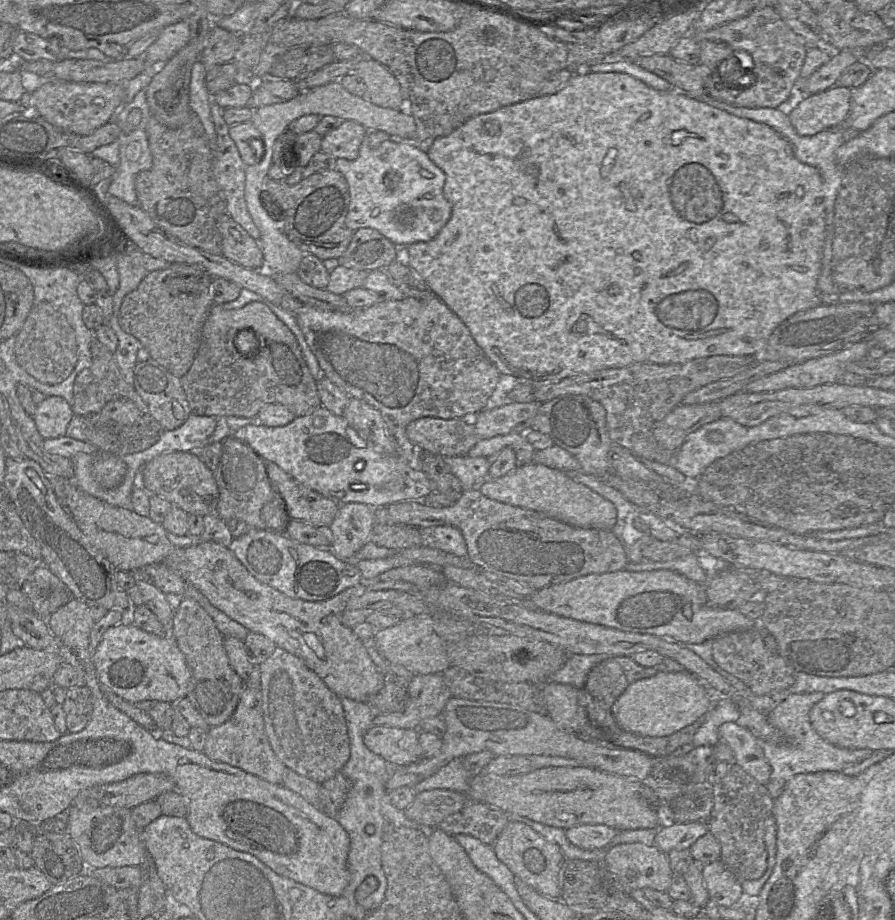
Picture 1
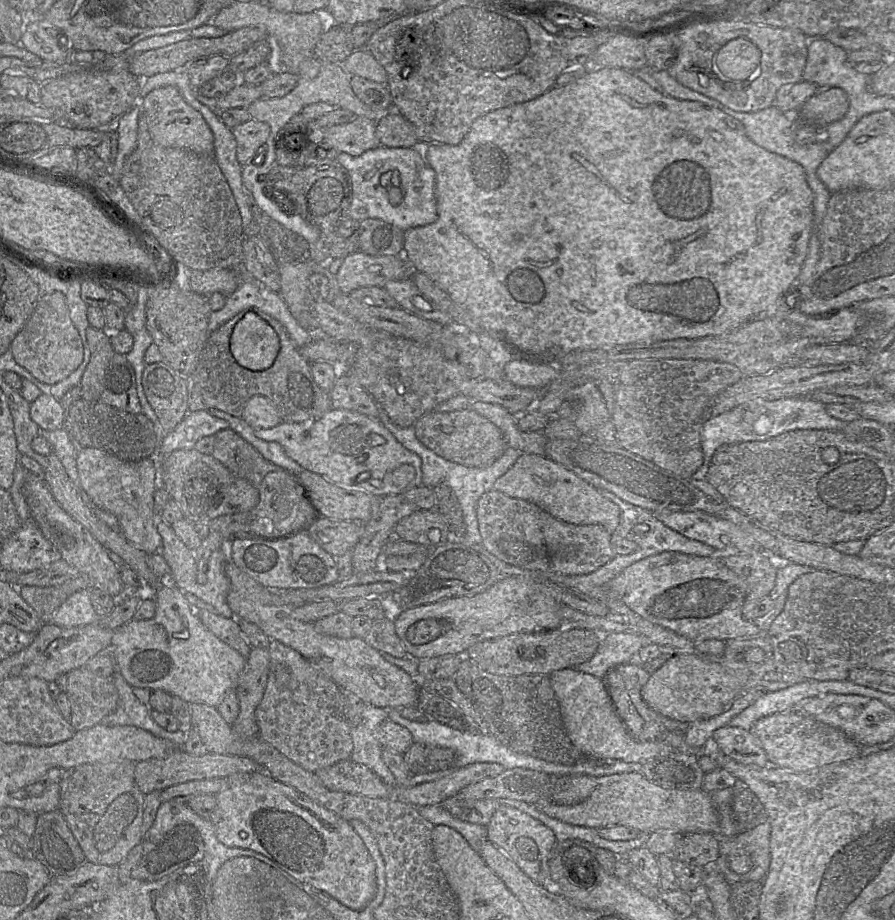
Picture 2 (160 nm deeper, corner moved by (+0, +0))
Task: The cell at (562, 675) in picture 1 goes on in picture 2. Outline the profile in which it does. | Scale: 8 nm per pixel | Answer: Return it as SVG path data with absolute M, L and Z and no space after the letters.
M634 633L604 634L594 656L575 669L603 679L609 672L618 671L621 664L642 665L640 649L650 644L649 639Z

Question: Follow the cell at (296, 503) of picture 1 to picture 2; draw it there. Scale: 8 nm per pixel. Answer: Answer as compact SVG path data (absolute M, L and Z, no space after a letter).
M307 470L296 477L308 491L318 515L335 521L365 523L372 516L372 501L382 498L340 488Z

